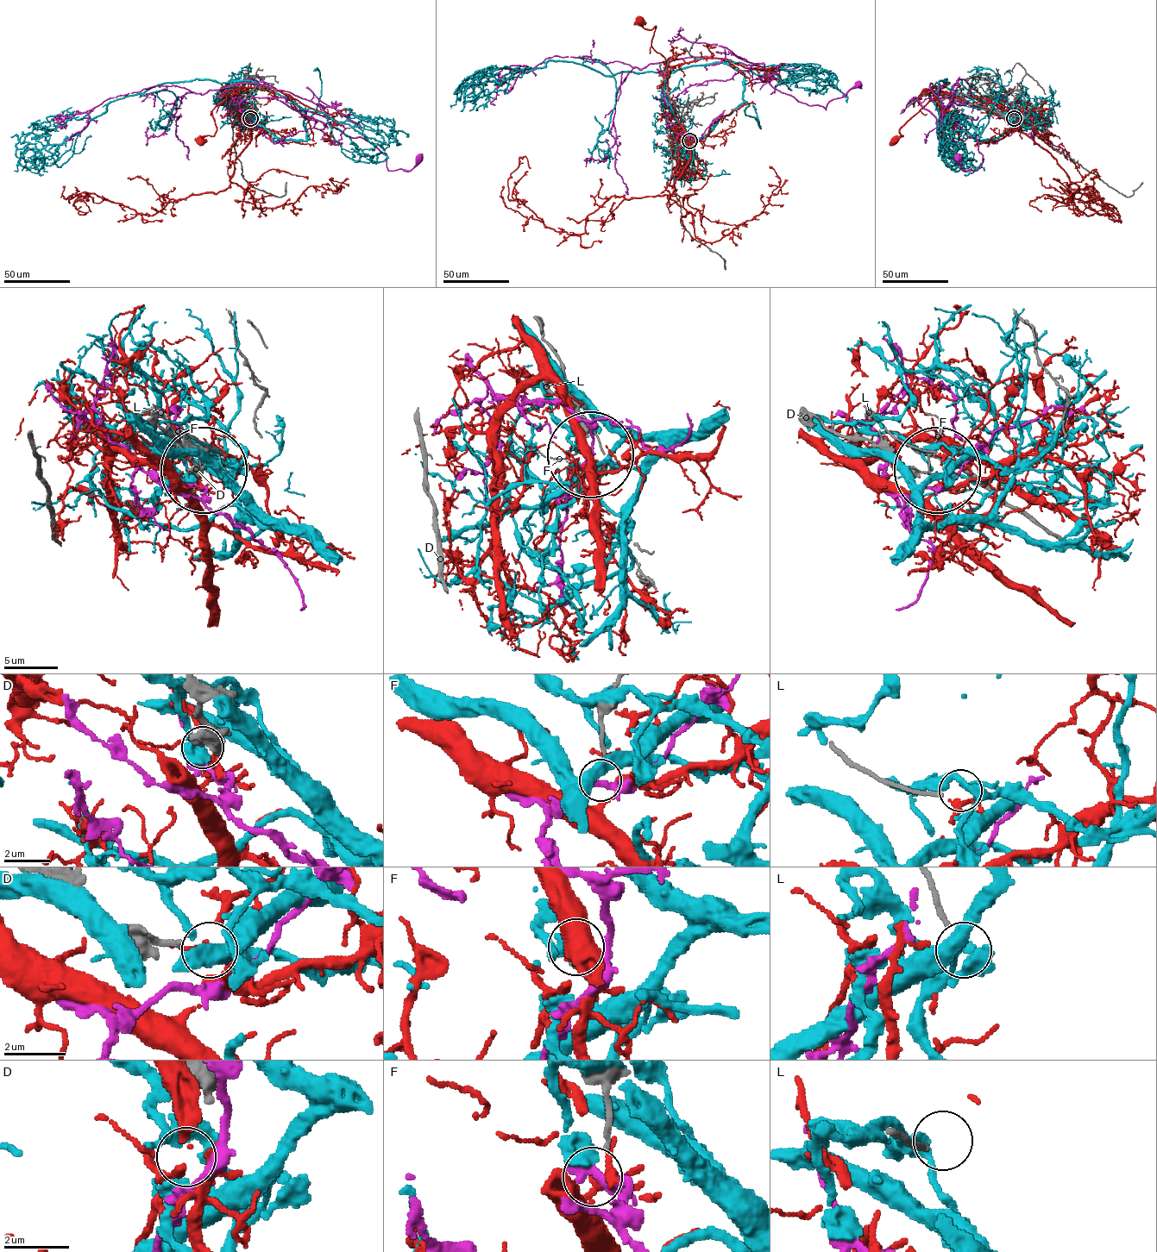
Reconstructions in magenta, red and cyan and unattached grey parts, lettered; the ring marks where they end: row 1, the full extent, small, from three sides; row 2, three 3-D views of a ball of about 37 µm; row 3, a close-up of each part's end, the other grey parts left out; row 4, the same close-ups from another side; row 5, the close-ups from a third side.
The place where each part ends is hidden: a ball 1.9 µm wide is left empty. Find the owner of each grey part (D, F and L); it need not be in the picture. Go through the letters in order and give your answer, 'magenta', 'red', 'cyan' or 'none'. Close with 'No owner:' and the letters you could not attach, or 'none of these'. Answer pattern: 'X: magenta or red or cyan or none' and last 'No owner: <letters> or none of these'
D: none
F: none
L: none
No owner: D, F, L

